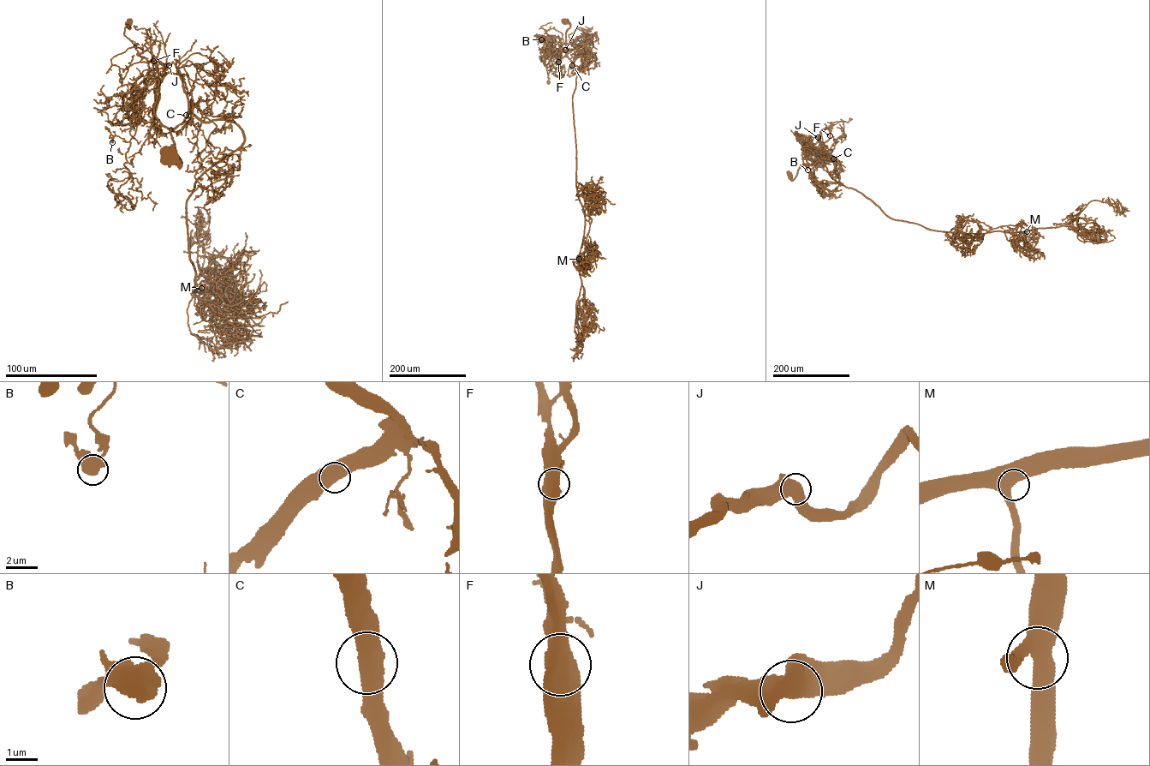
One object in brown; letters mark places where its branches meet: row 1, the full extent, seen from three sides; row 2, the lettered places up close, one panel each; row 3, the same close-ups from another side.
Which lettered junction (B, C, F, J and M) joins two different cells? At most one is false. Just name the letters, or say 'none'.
F

